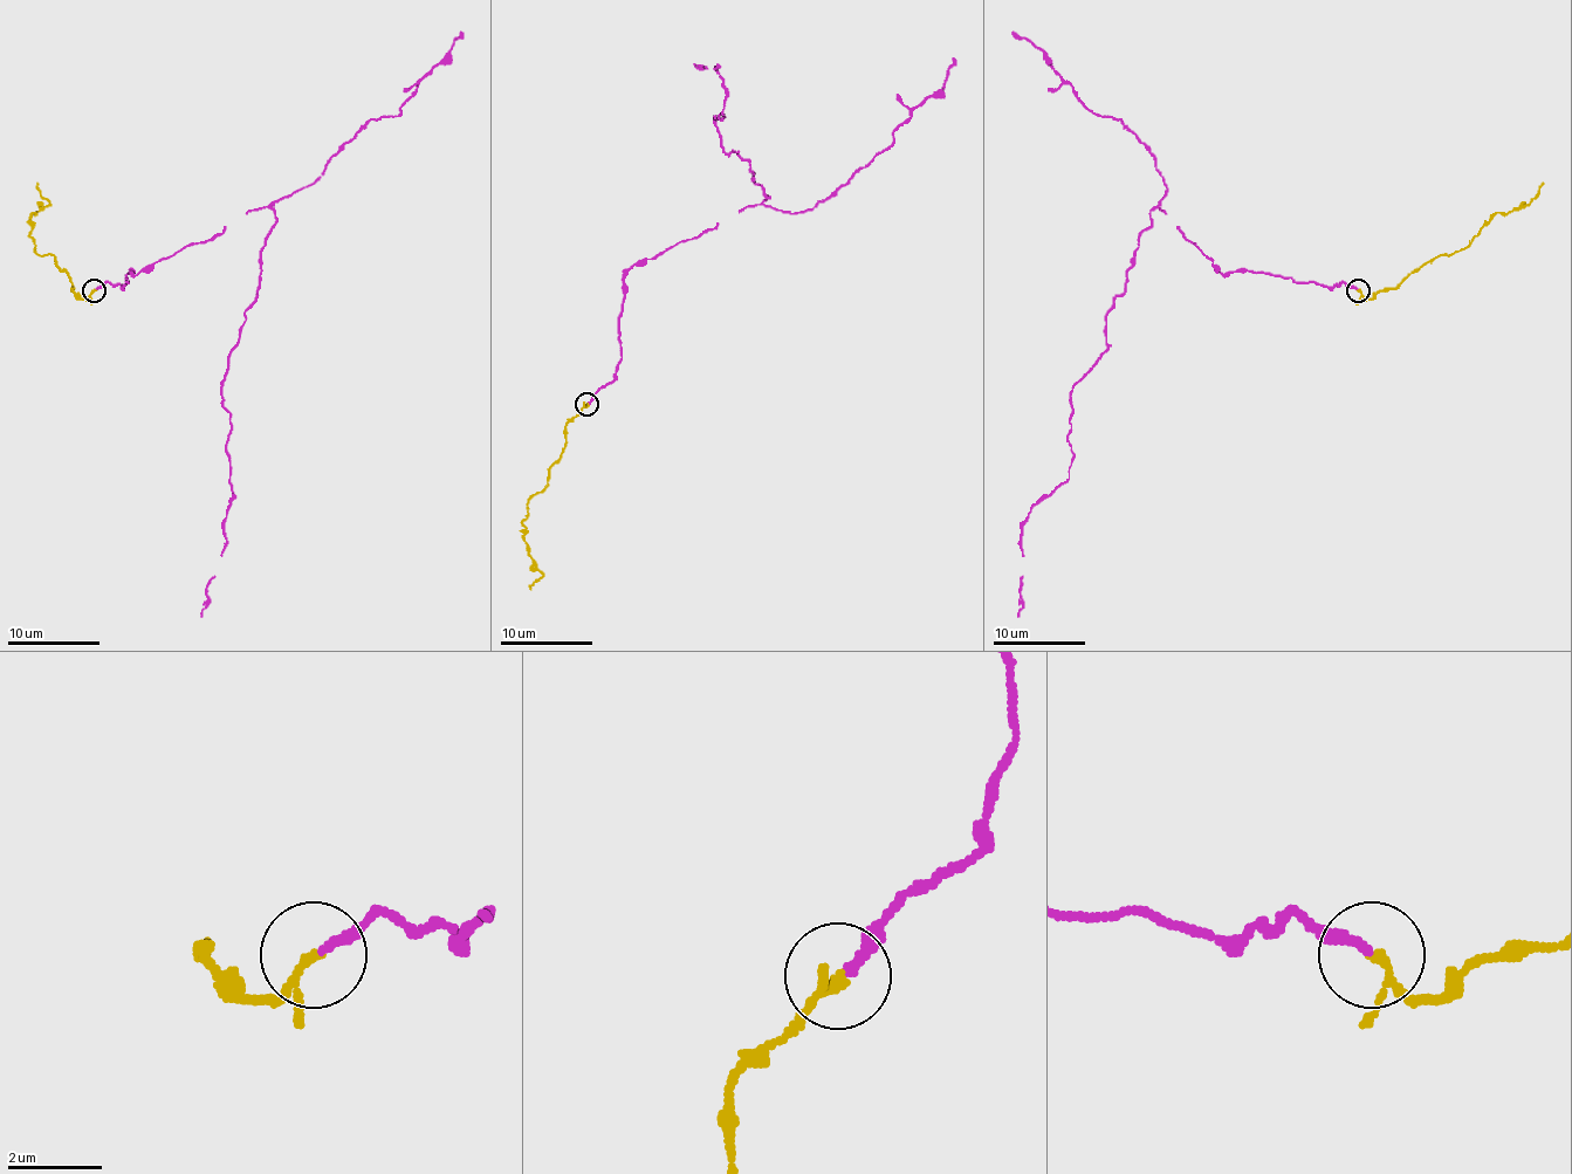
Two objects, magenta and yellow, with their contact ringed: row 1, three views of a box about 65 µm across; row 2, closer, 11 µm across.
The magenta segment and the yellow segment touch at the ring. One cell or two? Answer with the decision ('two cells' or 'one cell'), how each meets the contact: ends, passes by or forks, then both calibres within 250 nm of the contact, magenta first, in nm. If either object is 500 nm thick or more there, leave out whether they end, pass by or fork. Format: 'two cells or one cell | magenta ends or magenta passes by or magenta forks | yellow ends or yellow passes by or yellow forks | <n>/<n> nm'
one cell | magenta ends | yellow passes by | 180/140 nm

